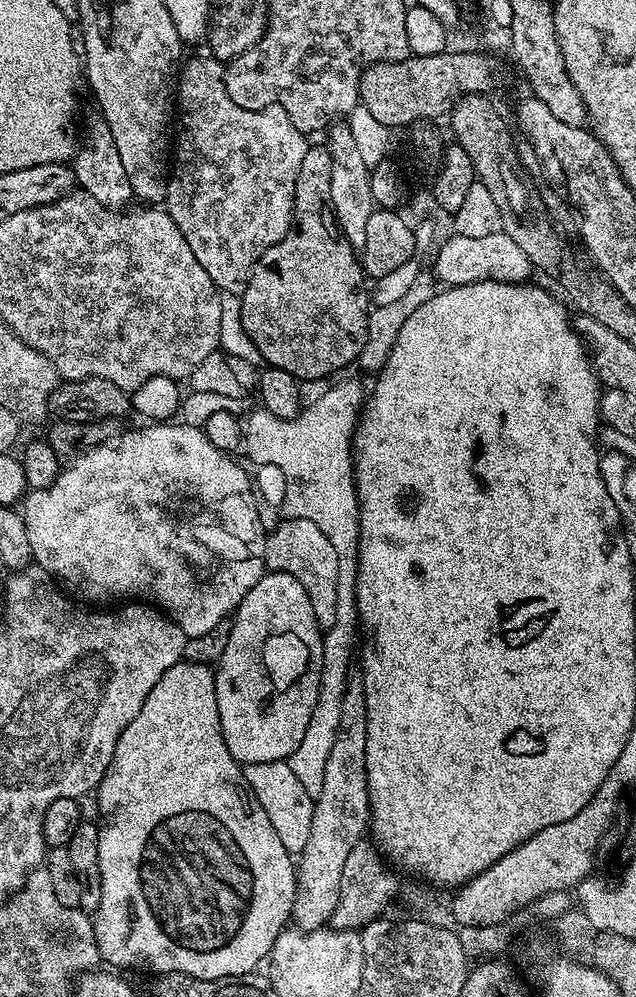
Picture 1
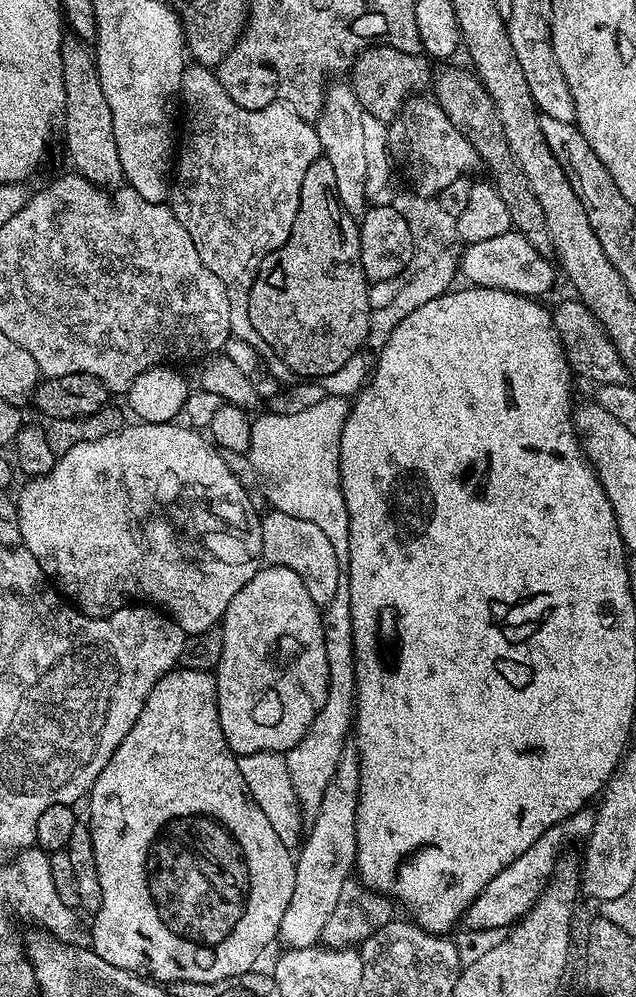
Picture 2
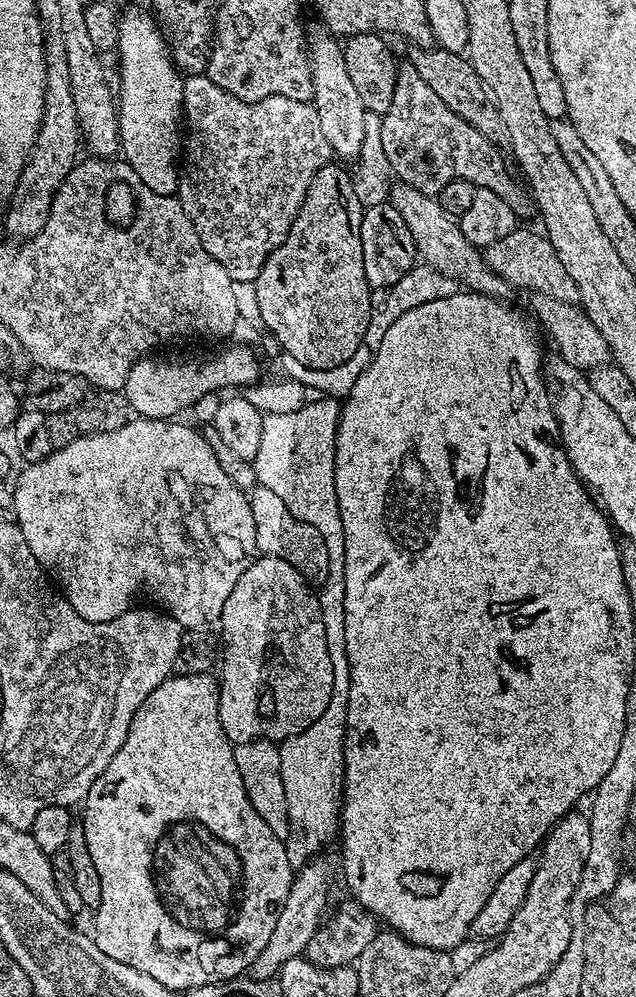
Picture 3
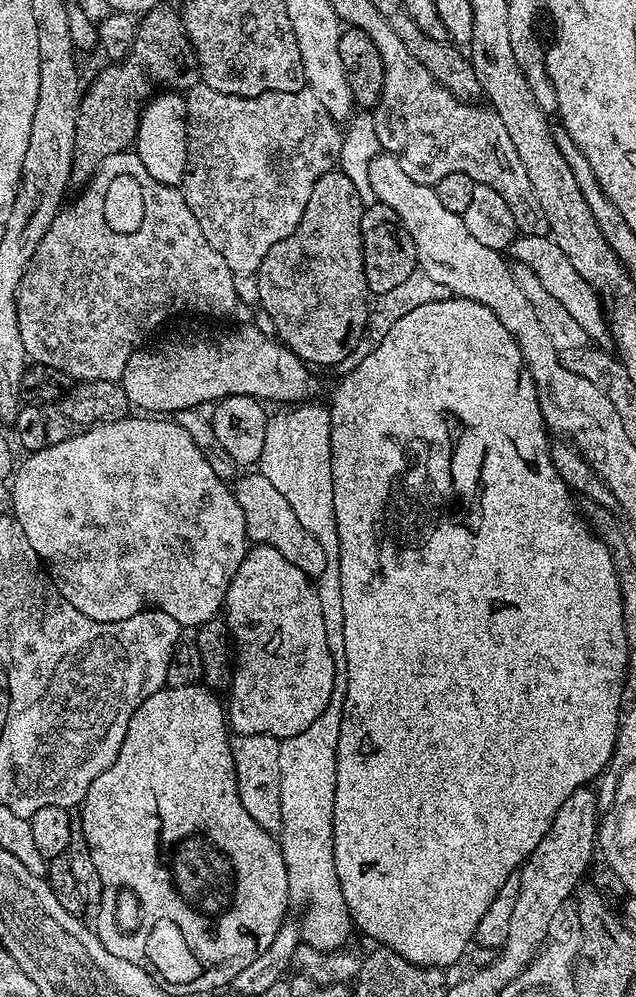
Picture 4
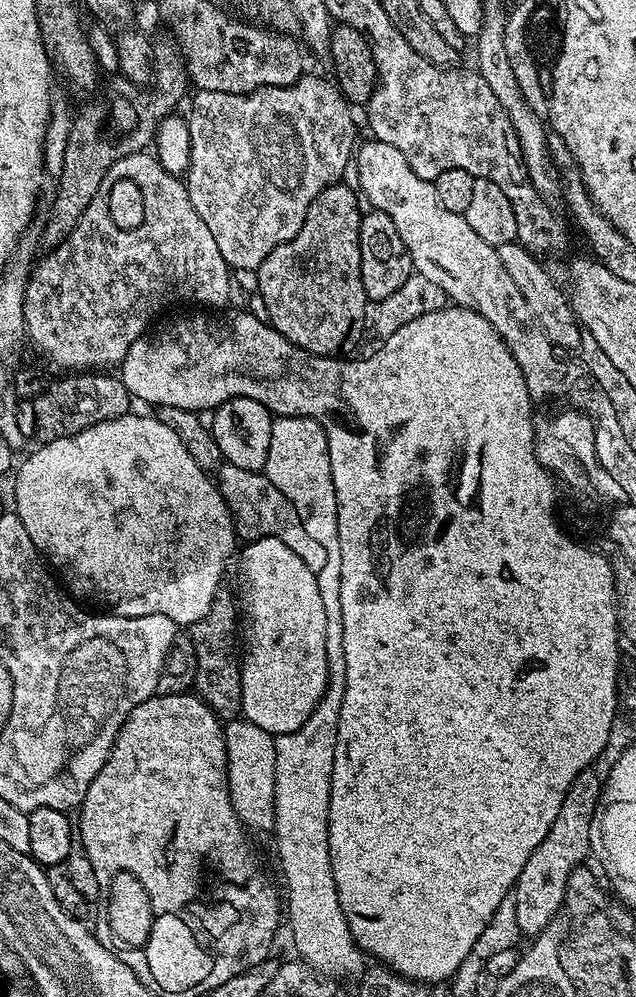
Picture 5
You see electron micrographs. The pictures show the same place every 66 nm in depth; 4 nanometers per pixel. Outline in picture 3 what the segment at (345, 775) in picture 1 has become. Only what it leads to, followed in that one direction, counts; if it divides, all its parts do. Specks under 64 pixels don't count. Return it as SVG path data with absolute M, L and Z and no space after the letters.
M317 858L295 873L290 894L286 894L286 902L278 914L274 931L270 934L270 942L266 950L262 950L258 958L254 958L250 969L251 979L275 981L286 962L305 955L307 942L321 928L326 916L324 911L328 908L328 883L331 882L332 876L322 861L323 859Z

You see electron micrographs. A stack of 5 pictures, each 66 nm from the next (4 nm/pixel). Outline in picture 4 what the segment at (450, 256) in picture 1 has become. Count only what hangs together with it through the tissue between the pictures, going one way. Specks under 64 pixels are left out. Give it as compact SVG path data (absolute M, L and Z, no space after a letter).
M517 235L516 241L512 243L510 249L510 256L516 264L534 270L534 274L538 276L538 282L542 282L542 286L546 286L546 290L550 294L554 294L554 298L558 298L558 302L562 302L562 306L566 306L566 310L578 322L578 326L582 326L582 330L586 330L588 339L593 345L612 344L612 333L608 330L606 308L601 296L592 289L590 282L586 282L586 278L582 278L582 274L578 274L578 270L574 270L574 266L570 266L570 260L566 258L566 254L562 254L562 250L558 250L551 235Z

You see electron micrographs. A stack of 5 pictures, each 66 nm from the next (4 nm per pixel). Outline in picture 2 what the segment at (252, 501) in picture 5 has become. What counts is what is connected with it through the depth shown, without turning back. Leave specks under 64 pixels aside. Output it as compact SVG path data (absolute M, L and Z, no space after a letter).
M268 510L263 513L260 525L262 526L262 546L264 547L263 559L269 565L281 564L286 570L294 570L302 582L306 582L306 590L310 598L321 606L334 598L338 590L338 558L334 555L334 546L314 526L314 522L302 522L302 518L294 518L285 512Z

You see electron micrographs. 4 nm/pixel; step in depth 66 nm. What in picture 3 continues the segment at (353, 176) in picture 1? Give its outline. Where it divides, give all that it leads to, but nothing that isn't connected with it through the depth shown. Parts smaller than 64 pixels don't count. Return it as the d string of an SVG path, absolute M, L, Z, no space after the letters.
M327 30L311 33L307 41L308 64L312 67L311 103L318 110L318 122L322 122L322 134L326 134L326 142L330 142L332 155L337 161L355 161L362 150L363 125L362 98L358 98L355 87L346 70L344 49L341 41Z

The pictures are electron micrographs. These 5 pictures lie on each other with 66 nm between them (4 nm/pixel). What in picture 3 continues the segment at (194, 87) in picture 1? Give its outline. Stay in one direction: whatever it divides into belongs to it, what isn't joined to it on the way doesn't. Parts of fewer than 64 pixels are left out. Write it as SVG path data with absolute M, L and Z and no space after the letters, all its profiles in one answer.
M189 76L184 82L184 111L186 117L186 143L182 149L182 175L179 177L178 199L180 205L186 210L198 238L202 238L202 246L206 246L206 254L214 258L224 267L226 274L237 285L251 285L258 278L266 258L278 245L280 245L290 234L290 226L306 198L306 190L310 190L310 182L318 170L322 170L324 164L333 159L330 142L326 142L326 134L322 134L322 122L318 122L318 110L316 105L307 100L295 100L294 98L282 98L281 96L271 96L262 98L262 102L247 104L234 94L222 90L209 76Z

